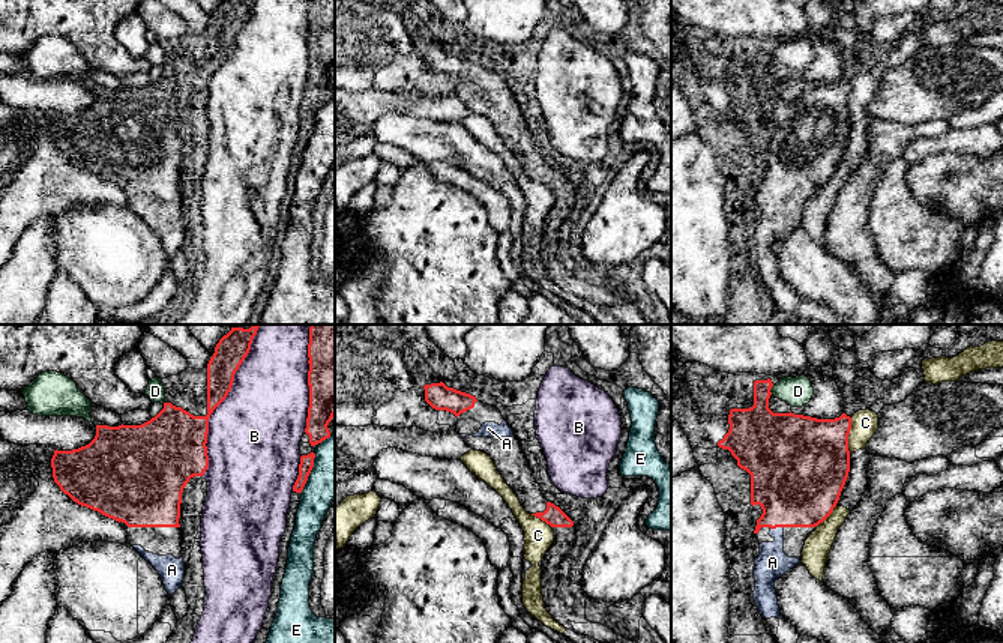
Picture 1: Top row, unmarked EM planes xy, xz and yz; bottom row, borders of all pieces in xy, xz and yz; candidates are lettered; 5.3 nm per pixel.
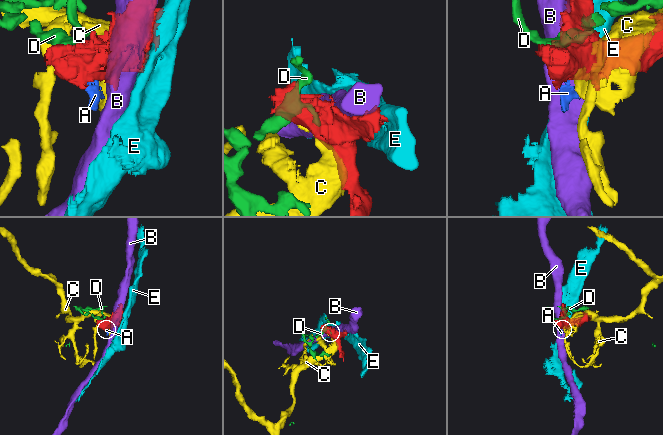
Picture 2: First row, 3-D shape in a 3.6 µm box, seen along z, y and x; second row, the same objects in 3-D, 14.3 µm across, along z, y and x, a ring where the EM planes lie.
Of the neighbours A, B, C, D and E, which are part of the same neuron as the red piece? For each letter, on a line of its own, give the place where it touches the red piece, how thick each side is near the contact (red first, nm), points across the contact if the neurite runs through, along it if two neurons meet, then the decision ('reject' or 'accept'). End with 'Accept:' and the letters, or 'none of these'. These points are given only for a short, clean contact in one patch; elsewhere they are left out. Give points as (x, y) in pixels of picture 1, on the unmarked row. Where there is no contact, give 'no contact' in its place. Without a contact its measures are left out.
A: meets red in yz at (777, 190); 460 nm thick on the red side, 160 nm on the other; accept
B: meets red in xy at (218, 68); 260 nm thick on the red side, 500 nm on the other; reject
C: meets red in yz at (849, 96); 420 nm thick on the red side, 140 nm on the other; reject
D: meets red in yz at (771, 51); 280 nm thick on the red side, 160 nm on the other; reject
E: meets red in xy at (310, 135); 80 nm thick on the red side, 260 nm on the other; reject
Accept: A

